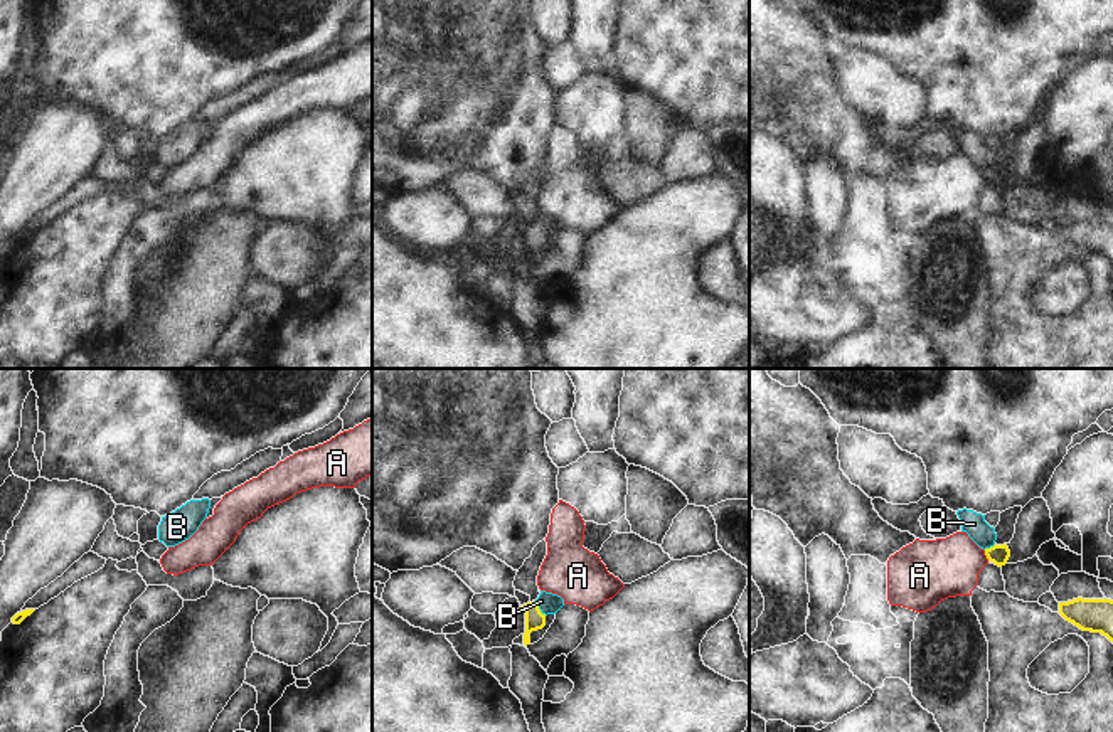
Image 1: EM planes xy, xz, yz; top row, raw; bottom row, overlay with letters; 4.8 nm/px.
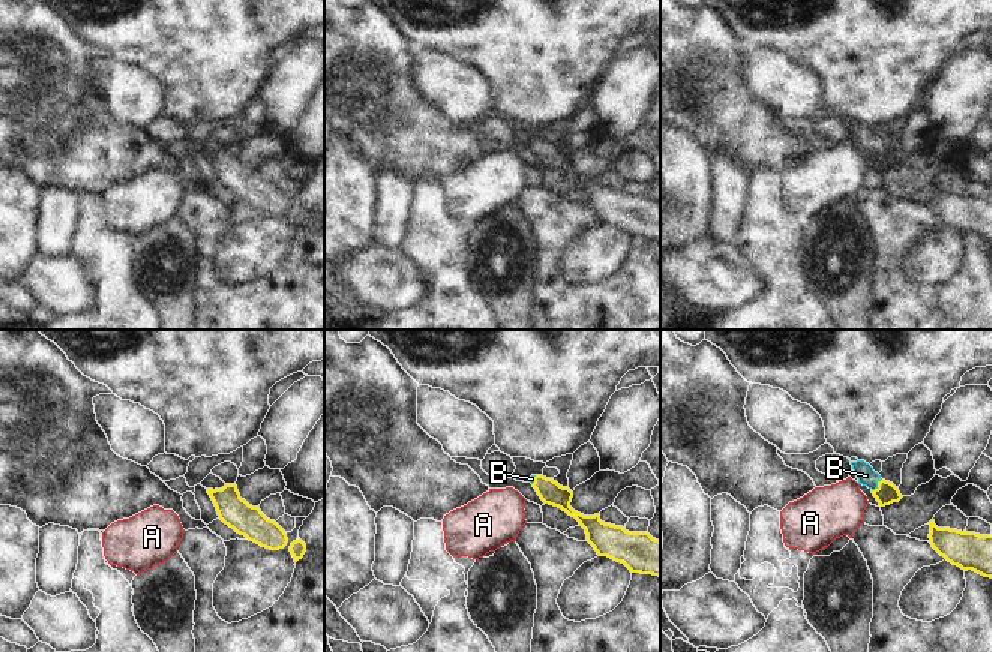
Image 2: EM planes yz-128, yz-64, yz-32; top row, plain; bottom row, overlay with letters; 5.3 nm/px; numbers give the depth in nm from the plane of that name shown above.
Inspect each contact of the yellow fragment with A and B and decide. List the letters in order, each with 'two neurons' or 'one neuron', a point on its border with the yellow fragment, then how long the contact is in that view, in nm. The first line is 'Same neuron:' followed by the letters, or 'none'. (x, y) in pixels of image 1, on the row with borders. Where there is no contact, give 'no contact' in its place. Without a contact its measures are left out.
Same neuron: B
A: two neurons | yz (985, 554) | 50 nm
B: one neuron | xz (539, 610) | 100 nm

